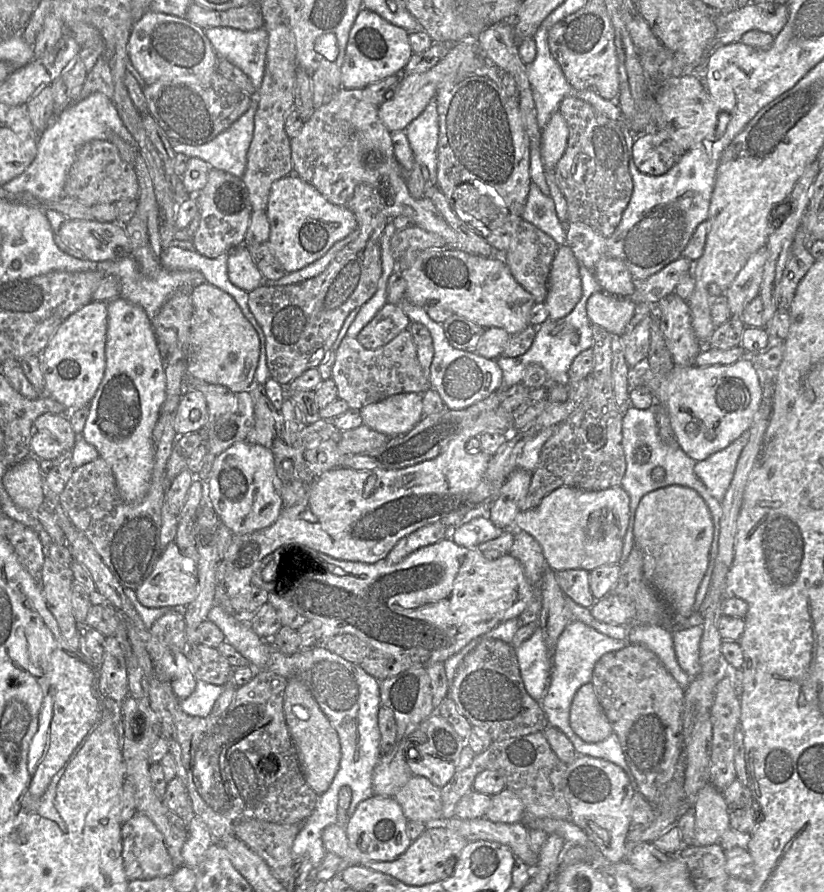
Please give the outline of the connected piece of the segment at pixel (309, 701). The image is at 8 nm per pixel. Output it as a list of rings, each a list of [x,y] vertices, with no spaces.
[[[297,677],[287,679],[283,710],[305,780],[320,796],[328,790],[339,768],[341,747],[338,734],[307,686]]]

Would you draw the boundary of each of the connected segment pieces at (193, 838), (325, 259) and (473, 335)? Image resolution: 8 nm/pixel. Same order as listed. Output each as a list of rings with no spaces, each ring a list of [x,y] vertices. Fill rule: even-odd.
[[[195,815],[188,825],[188,836],[182,848],[184,865],[196,869],[213,843],[209,828],[198,815]]]
[[[355,229],[348,236],[342,240],[337,241],[321,258],[314,261],[313,263],[305,266],[304,268],[295,272],[287,273],[284,277],[278,280],[268,280],[263,277],[263,285],[266,286],[285,286],[295,284],[315,277],[321,274],[330,262],[333,260],[335,255],[344,248],[350,242],[353,242],[359,236],[359,229]]]
[[[452,314],[443,324],[449,343],[456,349],[474,353],[486,329],[467,318]]]

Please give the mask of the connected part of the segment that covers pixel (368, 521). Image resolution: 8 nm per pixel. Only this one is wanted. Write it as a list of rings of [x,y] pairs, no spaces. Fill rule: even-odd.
[[[497,407],[486,413],[482,413],[474,422],[467,425],[461,433],[453,439],[446,450],[438,455],[436,458],[431,460],[426,460],[414,466],[409,466],[403,469],[373,469],[373,470],[355,470],[349,467],[337,467],[331,470],[328,470],[321,474],[319,477],[316,477],[314,482],[307,489],[307,496],[301,502],[291,507],[283,507],[280,516],[278,519],[269,527],[254,531],[252,533],[233,535],[232,541],[223,554],[223,561],[219,562],[217,567],[217,583],[224,583],[224,588],[227,592],[228,598],[230,600],[231,607],[236,617],[248,617],[248,601],[249,595],[251,592],[252,584],[251,579],[257,568],[259,567],[261,561],[269,554],[274,553],[277,550],[285,550],[295,547],[303,547],[308,550],[314,550],[325,555],[328,555],[337,560],[344,561],[353,561],[353,562],[364,562],[364,563],[376,563],[382,559],[386,559],[389,552],[396,545],[396,543],[403,537],[408,534],[416,531],[417,529],[430,525],[436,522],[440,522],[445,526],[454,526],[459,527],[465,523],[468,523],[474,518],[477,517],[489,517],[489,510],[493,501],[497,498],[500,487],[502,485],[492,484],[485,477],[485,472],[491,459],[490,454],[487,454],[483,451],[478,453],[468,453],[466,450],[466,443],[473,437],[479,437],[483,433],[511,433],[513,428],[513,415],[512,412],[506,411],[502,407]]]

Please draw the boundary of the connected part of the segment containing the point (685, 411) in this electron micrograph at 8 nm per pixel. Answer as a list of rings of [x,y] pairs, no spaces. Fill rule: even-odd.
[[[744,357],[731,365],[708,367],[684,367],[675,365],[663,376],[654,374],[646,361],[630,368],[628,385],[631,388],[646,387],[654,396],[655,403],[663,405],[670,417],[670,423],[681,449],[696,462],[707,459],[712,454],[726,448],[734,440],[749,430],[755,413],[762,401],[762,371],[750,357]]]

